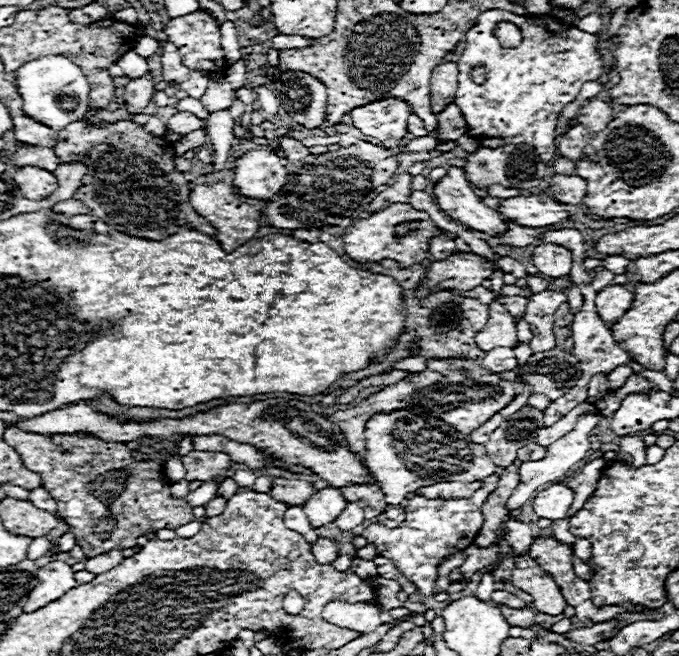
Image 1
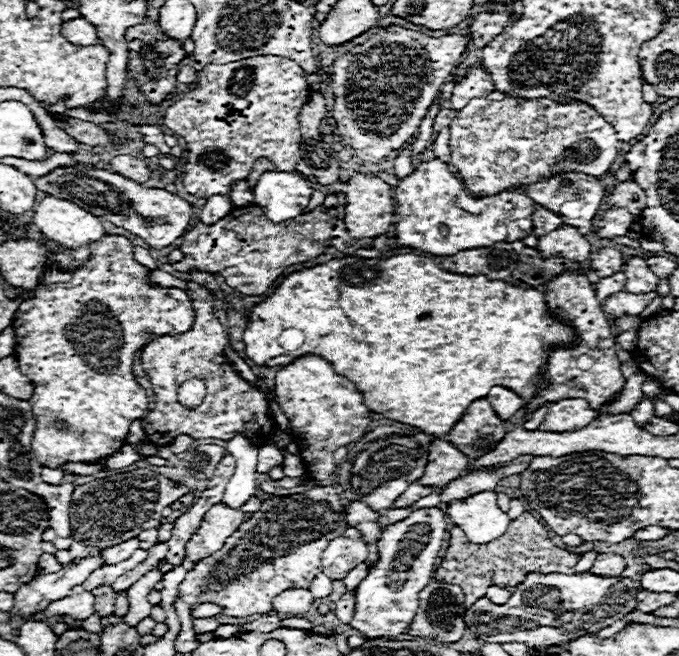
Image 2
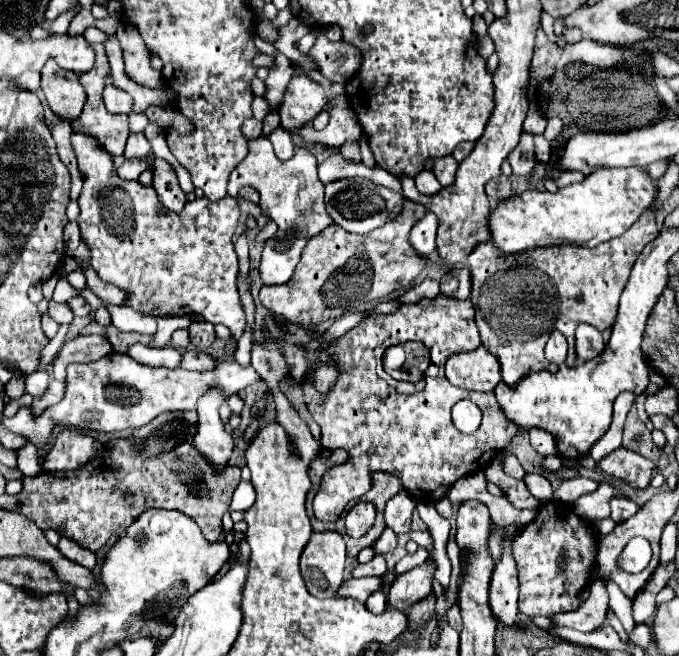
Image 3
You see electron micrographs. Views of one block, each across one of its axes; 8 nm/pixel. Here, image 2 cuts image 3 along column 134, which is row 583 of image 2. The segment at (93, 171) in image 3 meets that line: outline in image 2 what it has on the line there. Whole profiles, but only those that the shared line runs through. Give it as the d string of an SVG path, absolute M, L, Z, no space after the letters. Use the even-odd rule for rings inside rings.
M316 486L304 494L292 496L270 496L270 510L258 510L248 518L212 556L198 560L194 570L186 572L184 582L180 584L180 598L192 606L196 602L214 602L224 608L226 616L250 616L250 614L266 614L272 610L270 602L274 596L282 594L288 588L308 588L310 582L322 572L322 552L328 542L336 536L342 536L346 530L344 512L334 512L330 508L330 488L332 486Z

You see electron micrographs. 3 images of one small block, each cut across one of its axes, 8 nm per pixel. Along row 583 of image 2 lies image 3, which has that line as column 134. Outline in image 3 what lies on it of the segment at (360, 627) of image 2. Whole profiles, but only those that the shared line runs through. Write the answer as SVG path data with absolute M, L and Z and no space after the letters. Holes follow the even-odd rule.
M112 352L110 356L104 356L90 364L70 364L66 376L66 394L58 404L48 406L40 416L32 416L30 406L22 406L16 416L4 420L4 426L14 434L24 436L26 442L42 450L52 438L52 430L58 426L76 430L94 428L96 432L136 430L140 426L146 426L162 412L194 410L198 396L202 396L202 392L206 392L206 388L210 388L210 384L214 382L222 384L224 392L228 392L230 396L252 386L258 380L260 376L254 372L252 366L242 368L236 362L222 362L210 372L190 372L182 368L168 370L142 366L126 354Z

